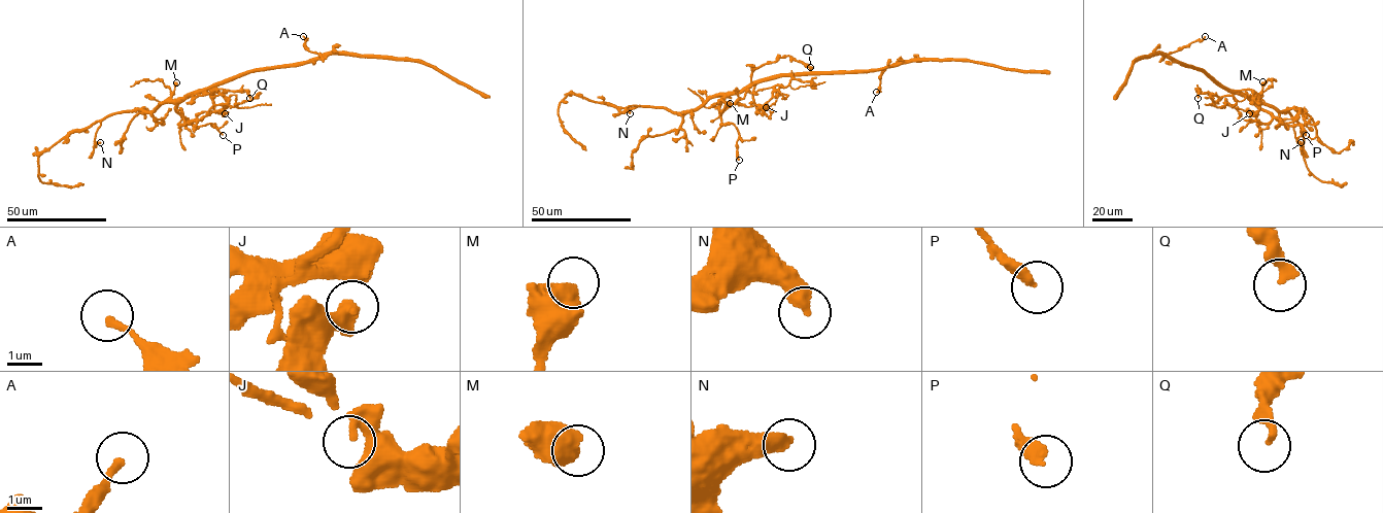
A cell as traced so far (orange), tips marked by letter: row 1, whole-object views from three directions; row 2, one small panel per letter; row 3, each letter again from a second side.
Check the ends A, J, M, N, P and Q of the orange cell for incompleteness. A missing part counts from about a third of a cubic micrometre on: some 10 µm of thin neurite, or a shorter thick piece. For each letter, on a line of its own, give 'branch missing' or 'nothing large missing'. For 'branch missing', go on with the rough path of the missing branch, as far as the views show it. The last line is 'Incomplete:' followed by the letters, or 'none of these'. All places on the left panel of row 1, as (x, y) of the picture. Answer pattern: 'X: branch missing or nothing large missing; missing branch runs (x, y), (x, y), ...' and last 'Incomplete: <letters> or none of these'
A: nothing large missing
J: nothing large missing
M: nothing large missing
N: nothing large missing
P: branch missing
Q: nothing large missing
Incomplete: P

